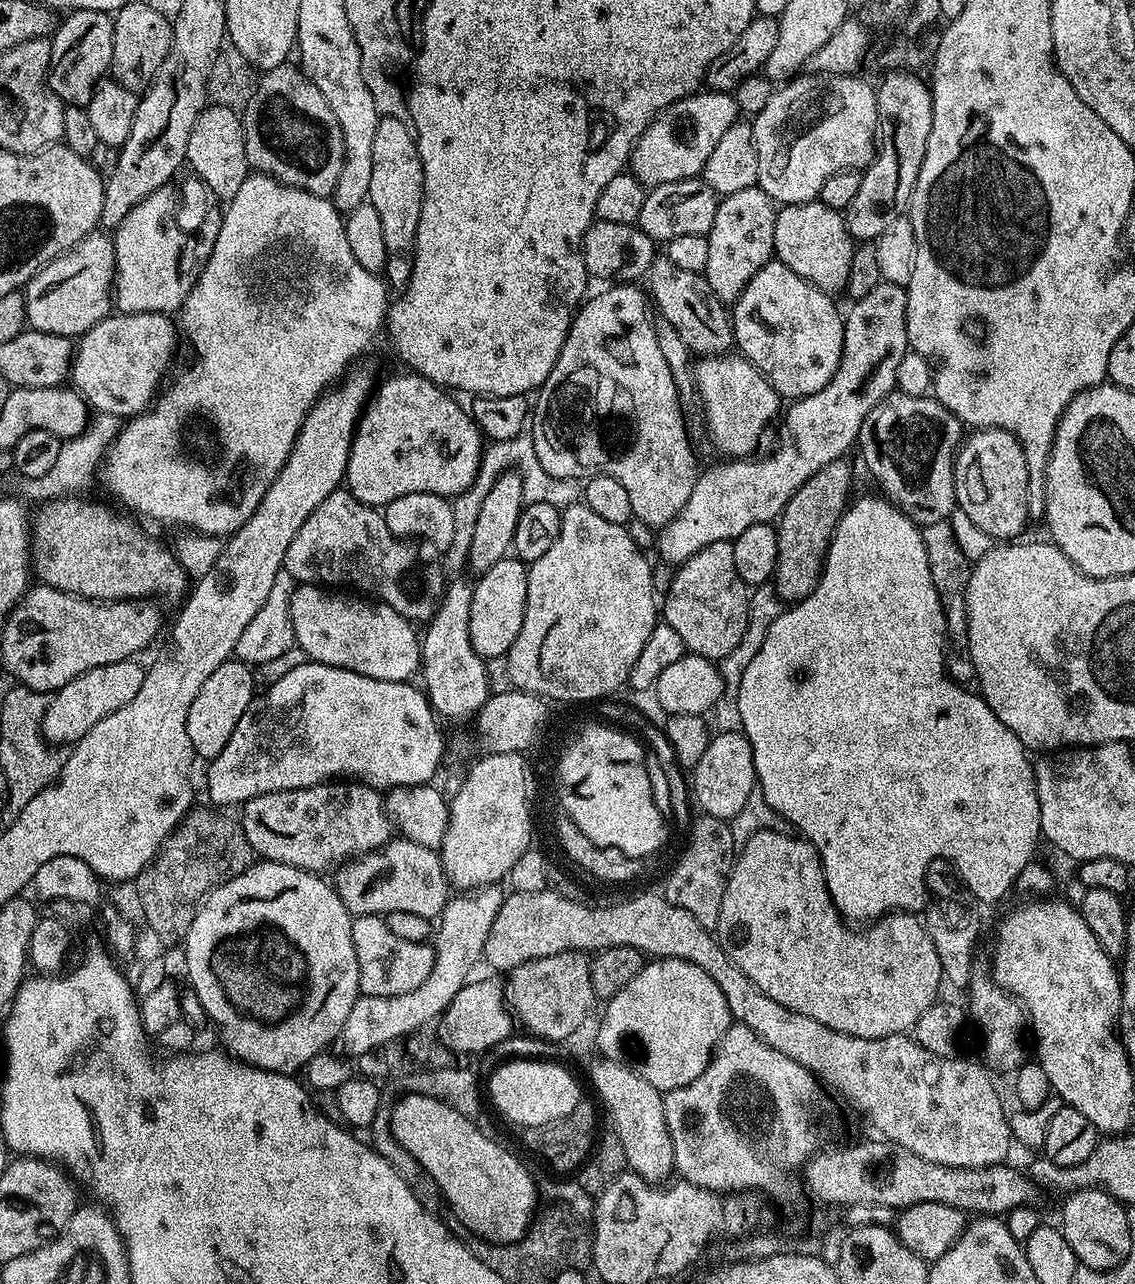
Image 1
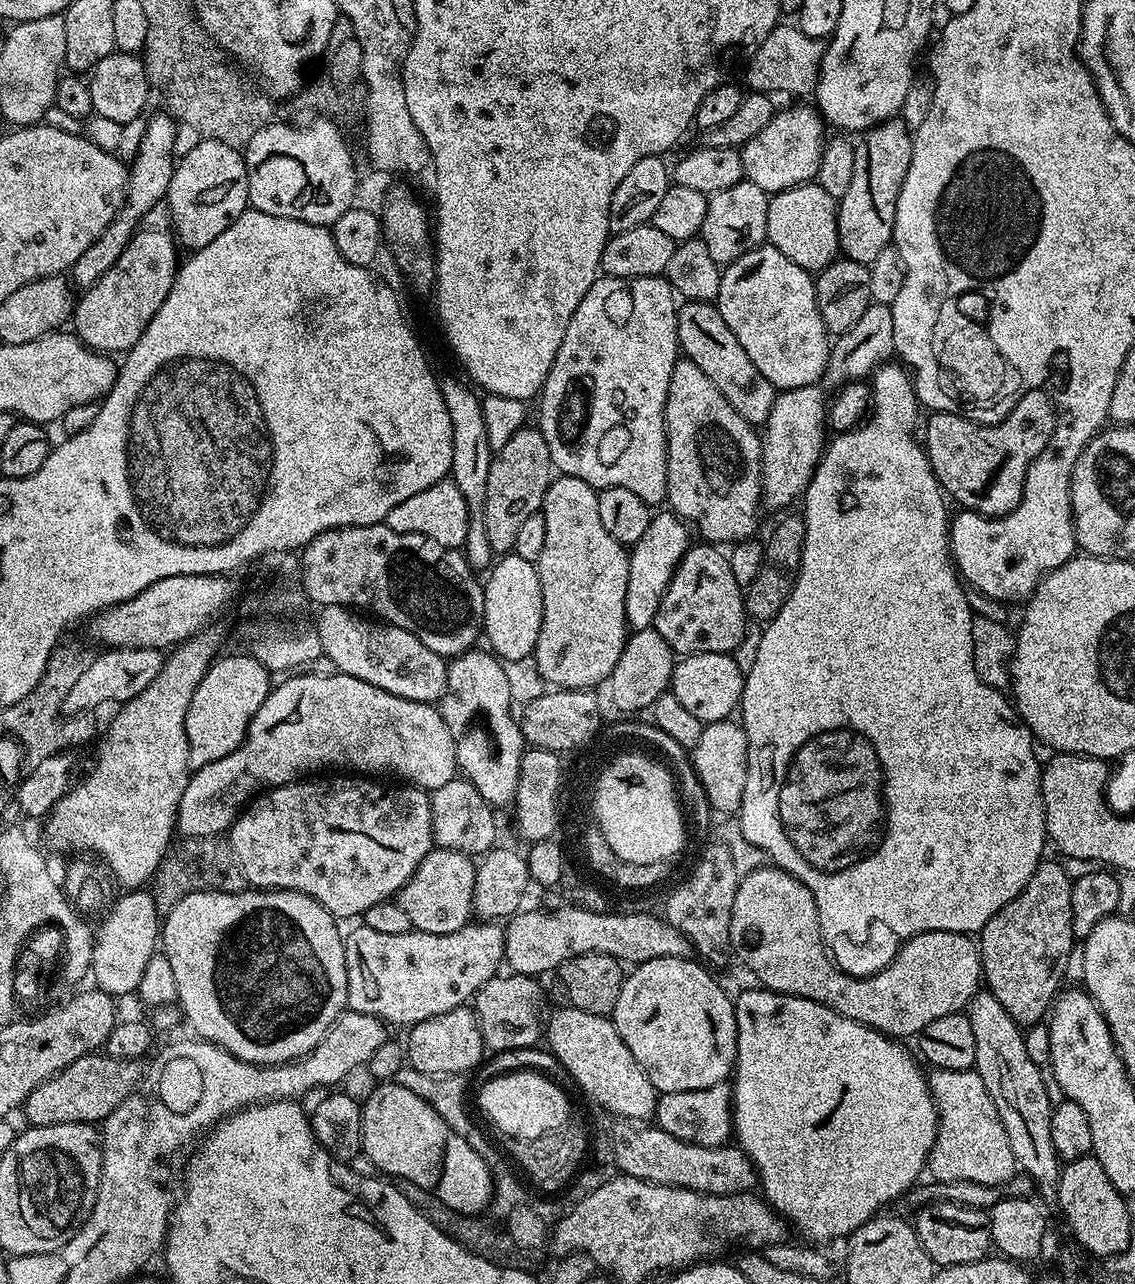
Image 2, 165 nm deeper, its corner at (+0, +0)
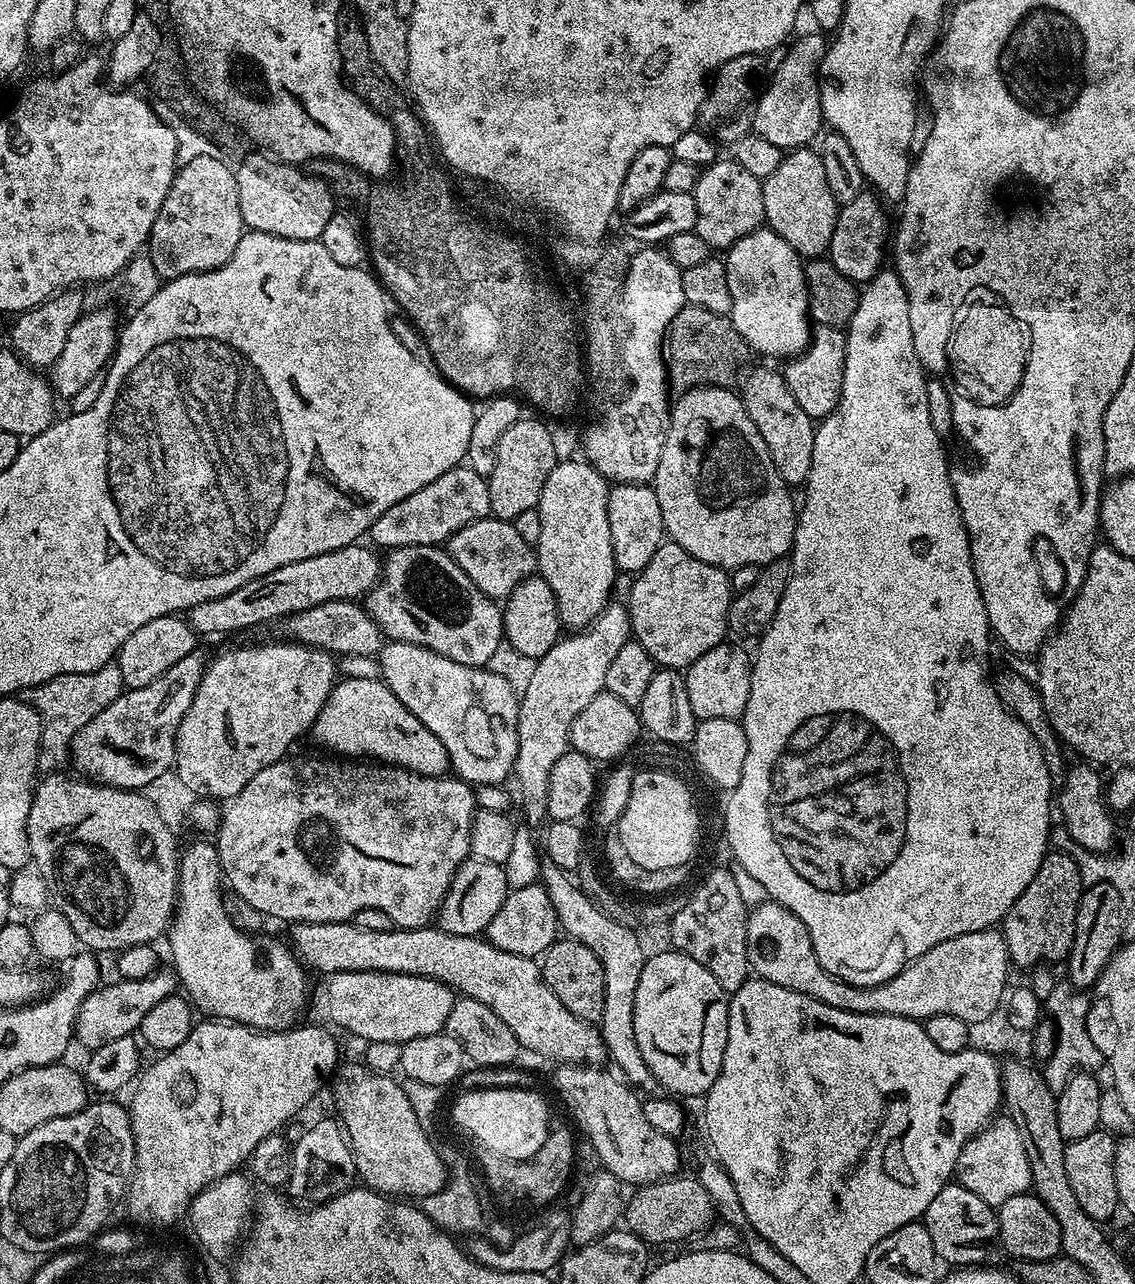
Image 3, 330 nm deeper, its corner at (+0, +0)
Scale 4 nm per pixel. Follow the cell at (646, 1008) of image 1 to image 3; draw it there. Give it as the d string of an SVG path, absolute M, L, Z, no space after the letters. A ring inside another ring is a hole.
M669 950L645 959L642 978L638 978L638 994L634 994L634 1038L638 1038L638 1050L642 1050L646 1066L650 1066L653 1081L657 1085L660 1083L665 1093L676 1098L708 1095L710 1086L714 1086L714 1078L718 1078L722 1070L729 999L729 993L722 990L718 978L714 978L706 966L698 966L698 962L684 952Z

